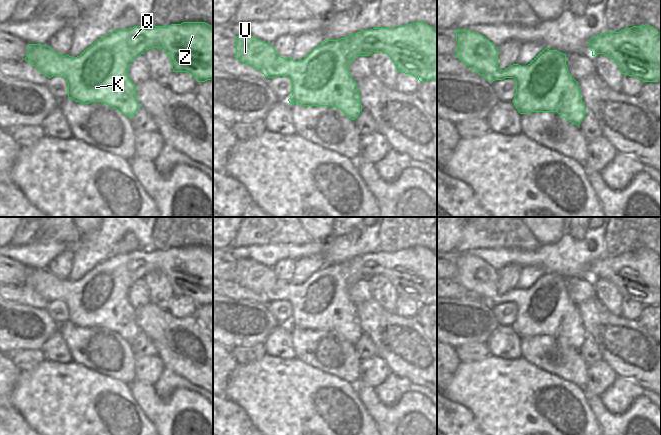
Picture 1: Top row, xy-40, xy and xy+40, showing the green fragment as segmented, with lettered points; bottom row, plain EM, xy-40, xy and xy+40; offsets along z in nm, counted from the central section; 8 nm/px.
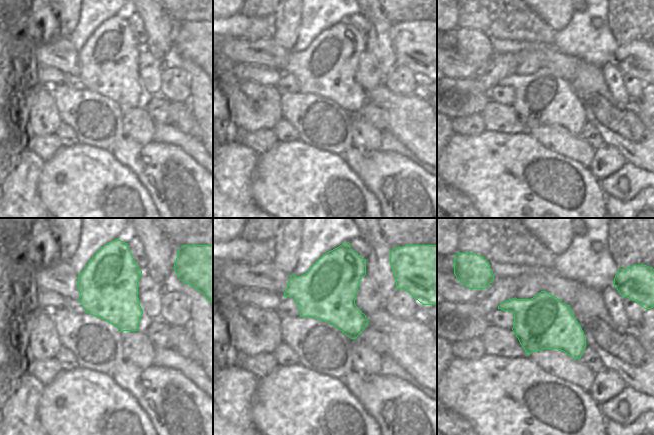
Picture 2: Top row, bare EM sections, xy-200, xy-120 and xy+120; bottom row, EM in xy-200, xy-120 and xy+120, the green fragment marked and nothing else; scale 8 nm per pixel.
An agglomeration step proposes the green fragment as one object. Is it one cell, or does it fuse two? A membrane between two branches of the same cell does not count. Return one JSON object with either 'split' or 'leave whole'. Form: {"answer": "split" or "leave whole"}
{"answer": "leave whole"}

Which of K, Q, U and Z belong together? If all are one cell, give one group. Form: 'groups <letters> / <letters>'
groups K Q U Z

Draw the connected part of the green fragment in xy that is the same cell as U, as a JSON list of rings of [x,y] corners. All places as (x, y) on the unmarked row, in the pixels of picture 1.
[[[415,246],[397,252],[373,252],[351,258],[339,264],[325,264],[314,272],[303,284],[279,280],[272,268],[253,260],[236,260],[236,279],[243,288],[259,294],[267,302],[287,300],[292,305],[290,328],[303,330],[333,330],[348,342],[355,344],[362,335],[356,306],[348,291],[359,280],[373,276],[385,276],[398,296],[411,298],[420,306],[437,304],[437,254],[423,246]]]

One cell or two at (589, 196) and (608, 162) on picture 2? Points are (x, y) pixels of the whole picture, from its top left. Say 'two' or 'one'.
two

